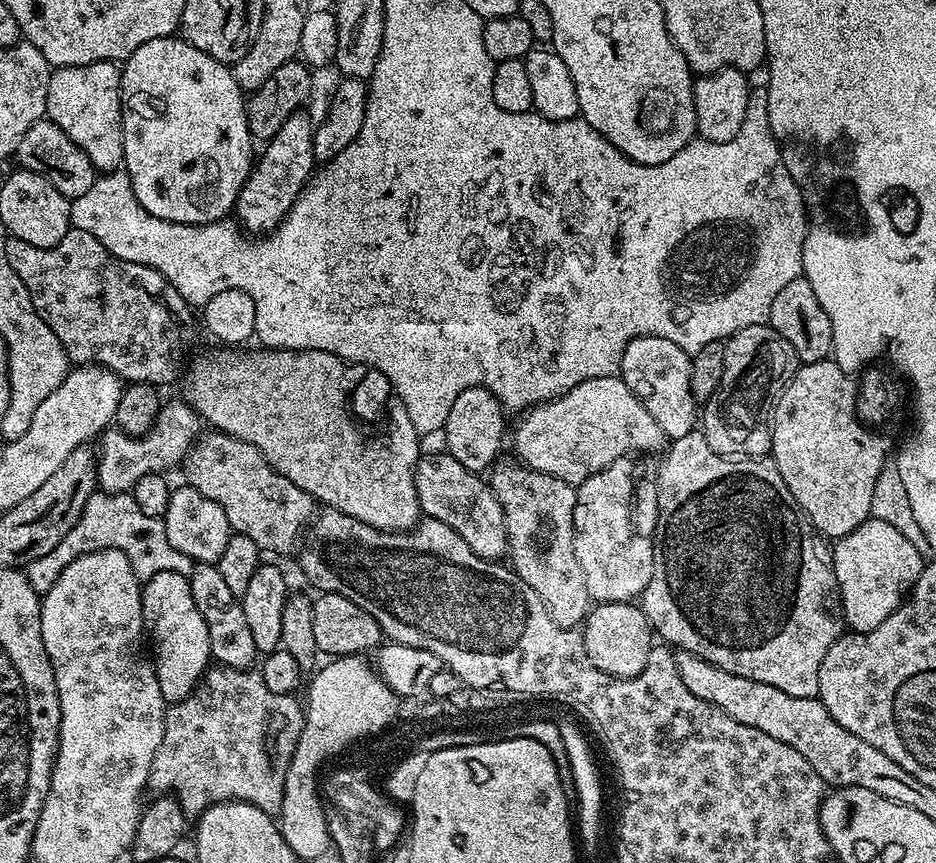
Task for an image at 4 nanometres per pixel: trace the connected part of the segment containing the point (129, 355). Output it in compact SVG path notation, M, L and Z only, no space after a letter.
M73 227L69 228L66 238L62 238L62 242L49 248L30 246L30 242L22 242L22 238L8 236L6 239L6 262L10 262L14 274L18 274L18 278L22 278L22 286L26 286L26 290L30 294L30 302L34 302L34 310L40 315L42 322L46 322L46 326L50 326L50 330L54 330L54 334L58 334L58 342L62 342L68 359L73 365L108 368L125 382L157 386L172 384L175 380L177 383L178 377L185 371L184 355L196 344L198 316L197 313L196 316L192 313L195 312L193 305L187 304L182 298L182 294L178 294L178 290L174 290L174 286L170 286L170 282L166 282L166 278L162 278L162 274L158 274L158 270L138 262L126 262L122 258L110 254L106 250L106 246L102 246L102 242L98 242L98 238L94 238L94 234L86 234L86 230L78 230Z

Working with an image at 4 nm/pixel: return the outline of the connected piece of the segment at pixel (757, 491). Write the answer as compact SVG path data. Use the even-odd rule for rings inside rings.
M694 430L682 438L671 441L663 456L660 473L656 476L656 572L652 575L652 580L646 586L642 597L644 613L655 635L677 649L701 656L703 660L722 670L730 670L730 674L754 678L754 682L766 682L766 686L778 686L778 690L794 694L794 698L819 697L818 670L822 666L822 658L826 658L826 650L830 650L830 646L834 646L838 637L846 632L844 606L840 602L840 590L836 587L836 575L832 565L832 548L824 545L827 544L825 537L813 528L804 511L796 505L794 494L790 494L786 482L782 482L782 474L778 474L778 466L771 458L719 456L714 450L710 450L710 442L706 442L703 431L700 430Z

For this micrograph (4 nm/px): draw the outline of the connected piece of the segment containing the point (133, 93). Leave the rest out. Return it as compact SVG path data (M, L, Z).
M179 35L154 38L154 42L146 42L142 46L138 46L138 50L134 50L134 54L130 54L128 59L123 61L120 73L120 109L124 115L124 162L122 168L130 178L134 198L138 198L138 202L147 212L154 214L154 218L162 218L166 222L175 224L213 224L225 219L235 209L238 194L254 167L254 152L252 156L254 141L248 125L246 93L238 86L235 71L229 65L210 58L210 54L198 50Z

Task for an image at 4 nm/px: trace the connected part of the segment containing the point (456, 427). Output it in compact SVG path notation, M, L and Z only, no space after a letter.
M467 388L454 398L454 406L450 406L450 414L446 414L446 422L442 429L443 447L449 456L453 456L466 470L484 474L497 463L496 455L504 444L505 409L497 403L497 398L489 388Z

